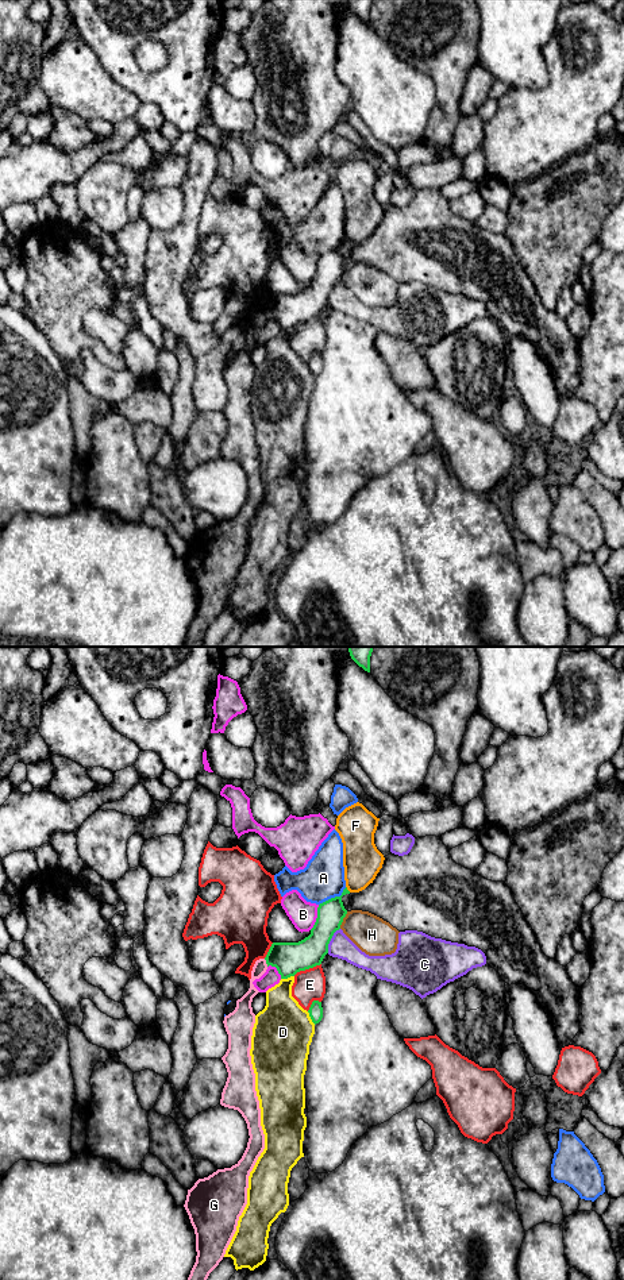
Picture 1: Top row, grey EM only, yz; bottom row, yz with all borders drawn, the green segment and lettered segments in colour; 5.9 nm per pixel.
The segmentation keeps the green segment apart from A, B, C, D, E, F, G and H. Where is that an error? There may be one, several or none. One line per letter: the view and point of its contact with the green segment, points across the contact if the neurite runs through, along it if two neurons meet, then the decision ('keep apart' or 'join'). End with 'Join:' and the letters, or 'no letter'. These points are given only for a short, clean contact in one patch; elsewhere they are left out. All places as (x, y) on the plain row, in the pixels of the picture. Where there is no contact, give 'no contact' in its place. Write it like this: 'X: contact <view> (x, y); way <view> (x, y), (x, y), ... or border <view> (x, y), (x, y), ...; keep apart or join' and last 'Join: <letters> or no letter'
A: contact yz (332, 250); keep apart
B: contact yz (318, 269); keep apart
C: contact yz (330, 292); keep apart
D: contact yz (287, 330); keep apart
E: contact yz (307, 320); keep apart
F: contact yz (346, 241); keep apart
G: contact yz (266, 315); border yz (264, 311), (268, 317); keep apart
H: contact yz (342, 272); border yz (347, 263), (339, 280); keep apart
Join: no letter

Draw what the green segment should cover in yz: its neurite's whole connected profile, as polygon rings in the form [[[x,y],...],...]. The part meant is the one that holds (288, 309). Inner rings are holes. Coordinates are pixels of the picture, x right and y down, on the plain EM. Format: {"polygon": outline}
{"polygon": [[[347,239],[340,248],[319,257],[316,274],[308,289],[298,294],[273,294],[265,309],[267,319],[276,319],[281,331],[288,331],[300,323],[320,317],[328,305],[334,285],[340,281],[347,266],[342,254],[346,246],[350,246]]]}

